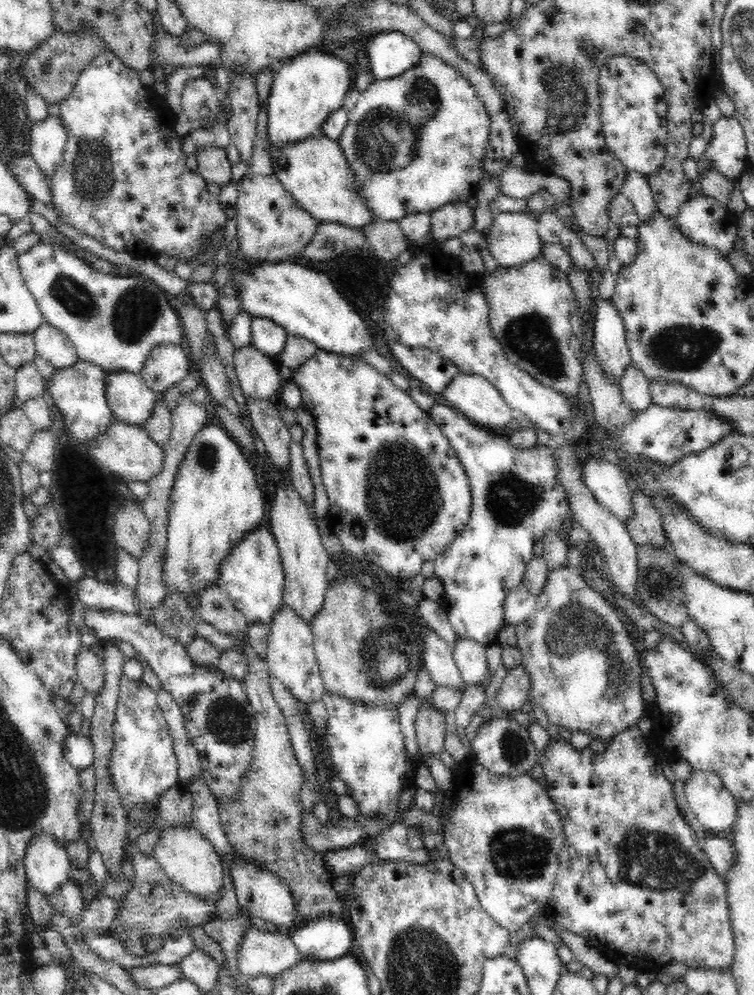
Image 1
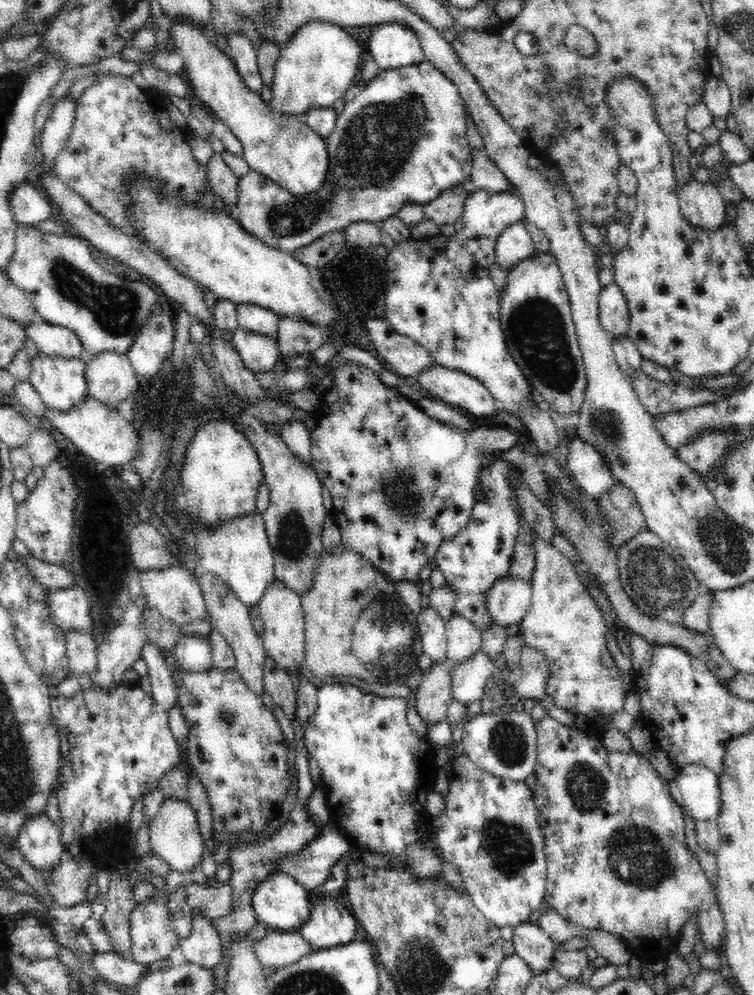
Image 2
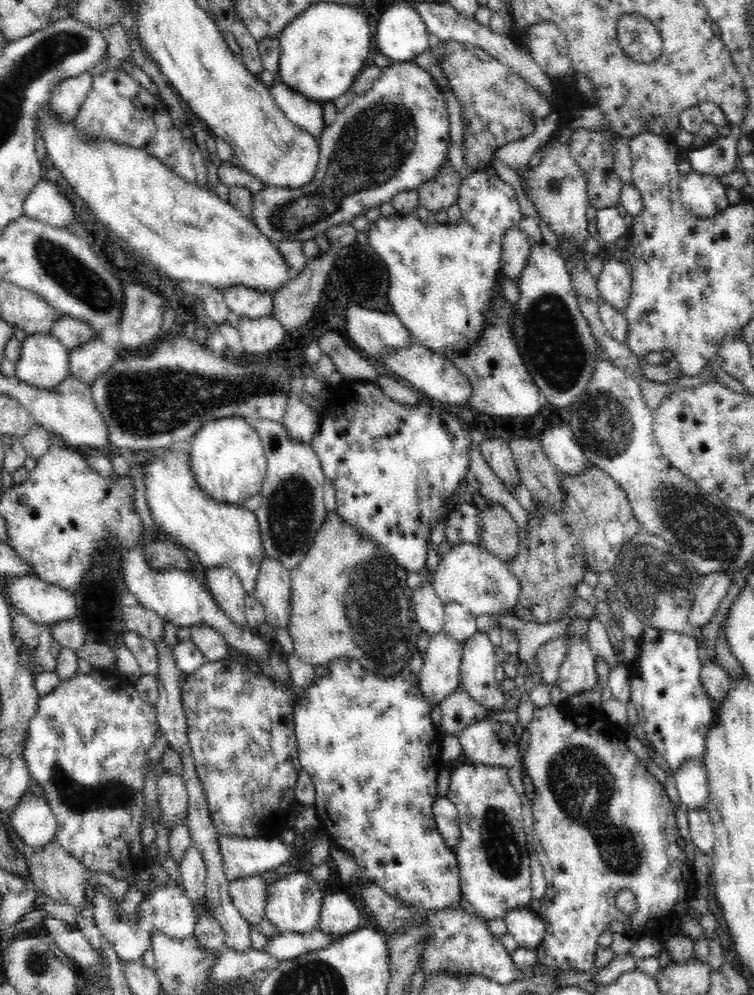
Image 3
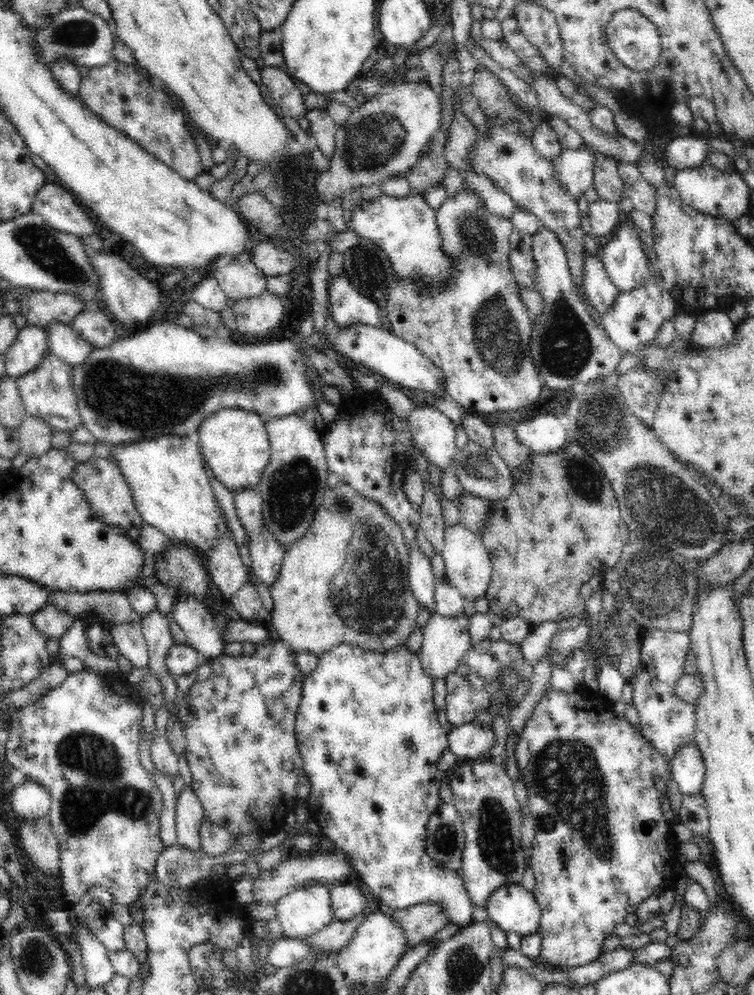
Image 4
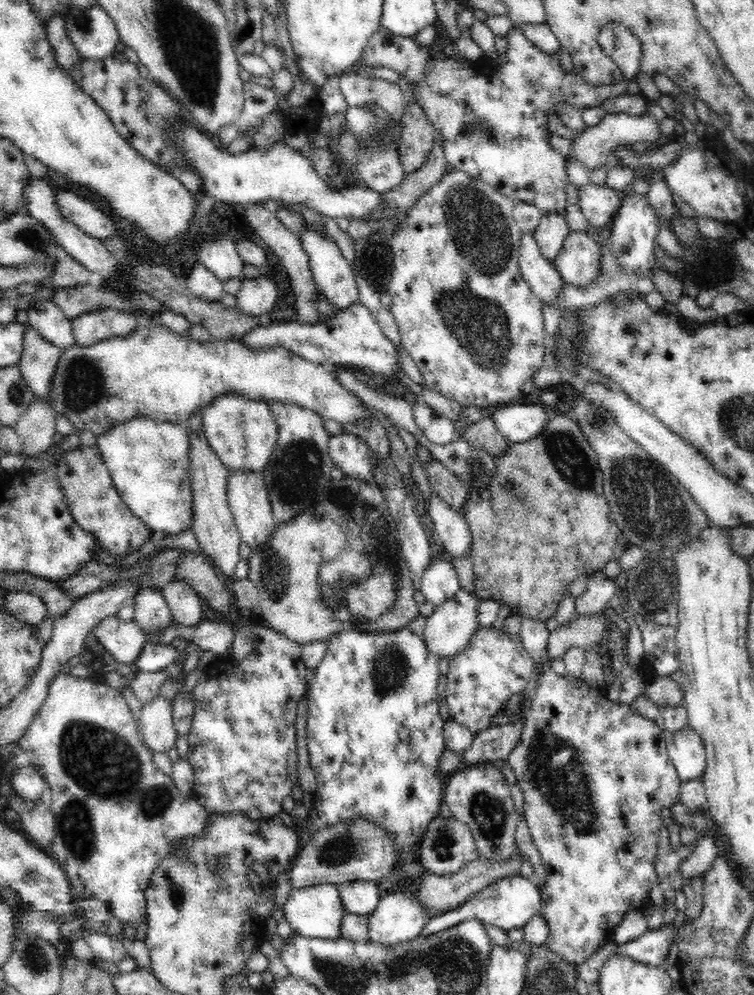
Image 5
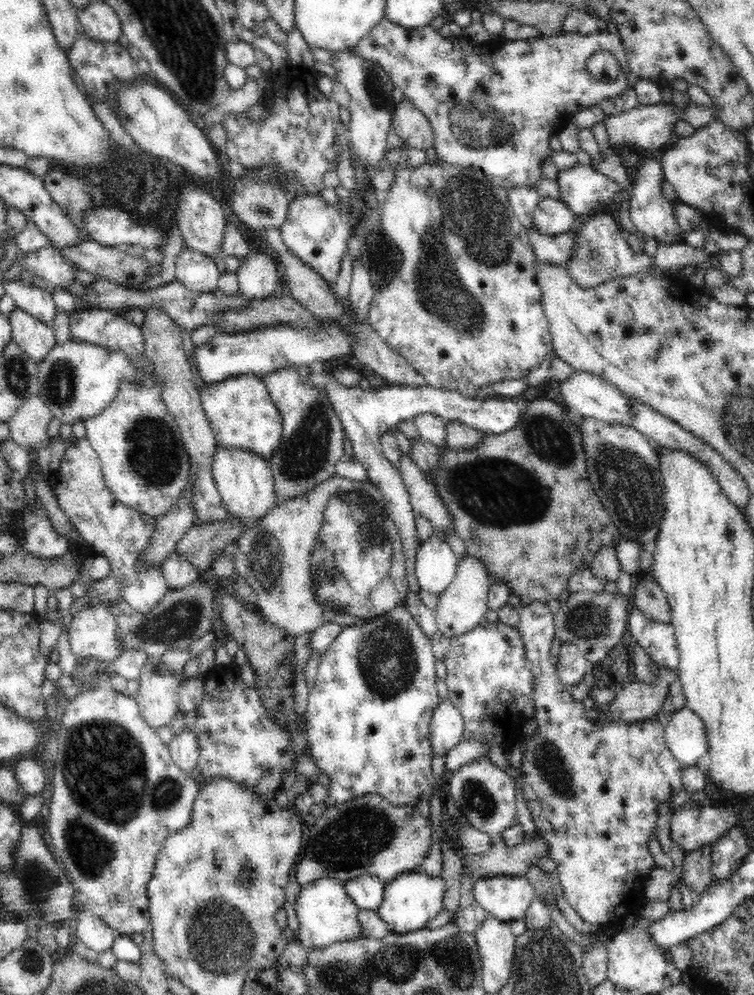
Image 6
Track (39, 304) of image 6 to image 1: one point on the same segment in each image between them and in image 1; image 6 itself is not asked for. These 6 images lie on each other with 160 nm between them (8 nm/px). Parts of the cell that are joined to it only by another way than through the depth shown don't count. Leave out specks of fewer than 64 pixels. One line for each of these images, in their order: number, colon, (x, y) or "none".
1: (131, 400)
2: (111, 379)
3: (92, 358)
4: (65, 343)
5: (48, 320)

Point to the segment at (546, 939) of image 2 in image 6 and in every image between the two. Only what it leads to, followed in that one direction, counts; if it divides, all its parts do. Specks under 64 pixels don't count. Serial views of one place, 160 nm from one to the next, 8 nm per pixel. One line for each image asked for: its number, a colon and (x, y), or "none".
3: (528, 929)
4: (512, 908)
5: (511, 902)
6: (506, 898)

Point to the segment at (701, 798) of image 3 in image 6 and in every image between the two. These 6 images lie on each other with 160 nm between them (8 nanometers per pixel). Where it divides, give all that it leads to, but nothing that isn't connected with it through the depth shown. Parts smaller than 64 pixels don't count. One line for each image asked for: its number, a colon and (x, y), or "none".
4: (688, 769)
5: (686, 751)
6: (685, 736)

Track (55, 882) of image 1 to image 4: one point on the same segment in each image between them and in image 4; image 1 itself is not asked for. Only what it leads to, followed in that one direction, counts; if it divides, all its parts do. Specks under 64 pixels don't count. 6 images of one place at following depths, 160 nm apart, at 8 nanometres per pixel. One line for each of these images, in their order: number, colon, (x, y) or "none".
2: (40, 841)
3: (33, 819)
4: (31, 801)

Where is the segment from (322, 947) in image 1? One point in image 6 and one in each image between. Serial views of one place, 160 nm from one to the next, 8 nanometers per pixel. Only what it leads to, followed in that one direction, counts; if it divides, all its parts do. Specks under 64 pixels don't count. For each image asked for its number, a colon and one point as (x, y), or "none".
2: (331, 923)
3: (340, 915)
4: (348, 901)
5: (360, 897)
6: (367, 891)

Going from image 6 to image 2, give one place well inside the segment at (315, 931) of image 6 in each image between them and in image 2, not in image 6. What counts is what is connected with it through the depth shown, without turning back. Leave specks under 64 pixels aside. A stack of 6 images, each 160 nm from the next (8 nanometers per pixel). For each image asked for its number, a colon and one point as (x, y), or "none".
2: (282, 903)
3: (294, 903)
4: (307, 908)
5: (316, 911)

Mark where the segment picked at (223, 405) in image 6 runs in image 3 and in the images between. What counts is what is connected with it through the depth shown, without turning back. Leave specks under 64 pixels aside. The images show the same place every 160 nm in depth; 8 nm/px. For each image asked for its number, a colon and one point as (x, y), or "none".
3: (227, 458)
4: (234, 443)
5: (242, 432)

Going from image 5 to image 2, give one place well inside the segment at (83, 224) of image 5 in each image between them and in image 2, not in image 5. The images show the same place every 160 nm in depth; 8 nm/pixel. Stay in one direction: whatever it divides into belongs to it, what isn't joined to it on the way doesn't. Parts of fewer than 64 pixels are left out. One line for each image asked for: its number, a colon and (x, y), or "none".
2: (30, 205)
3: (45, 204)
4: (60, 210)

